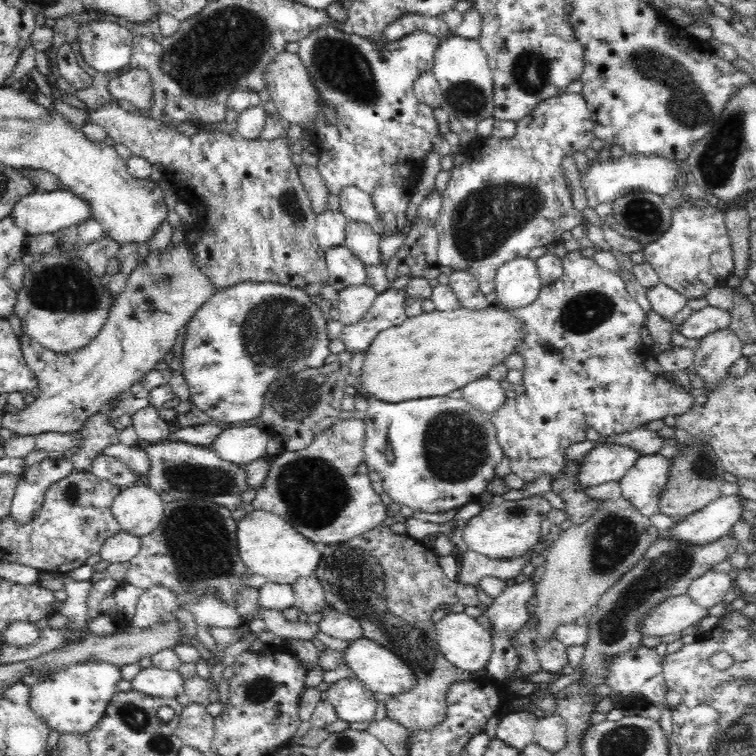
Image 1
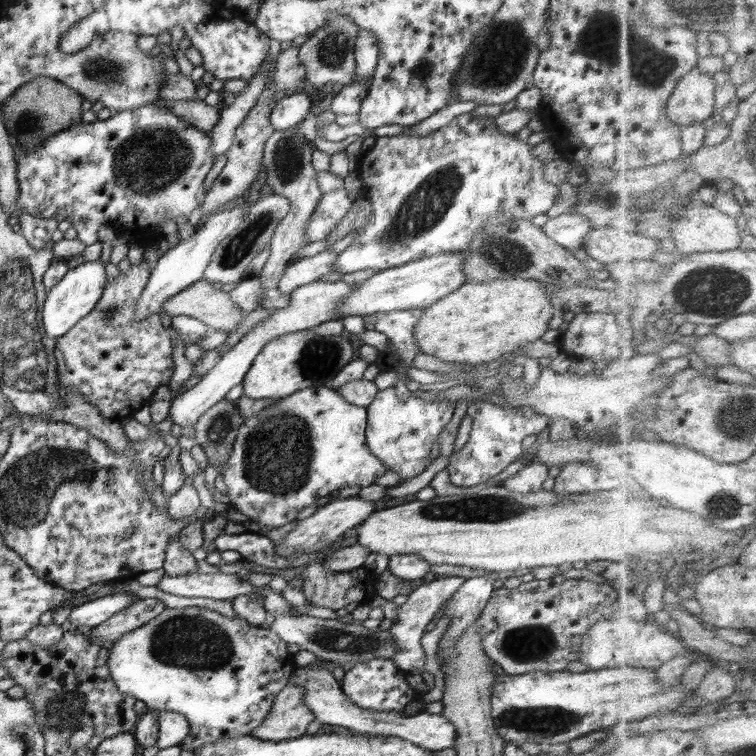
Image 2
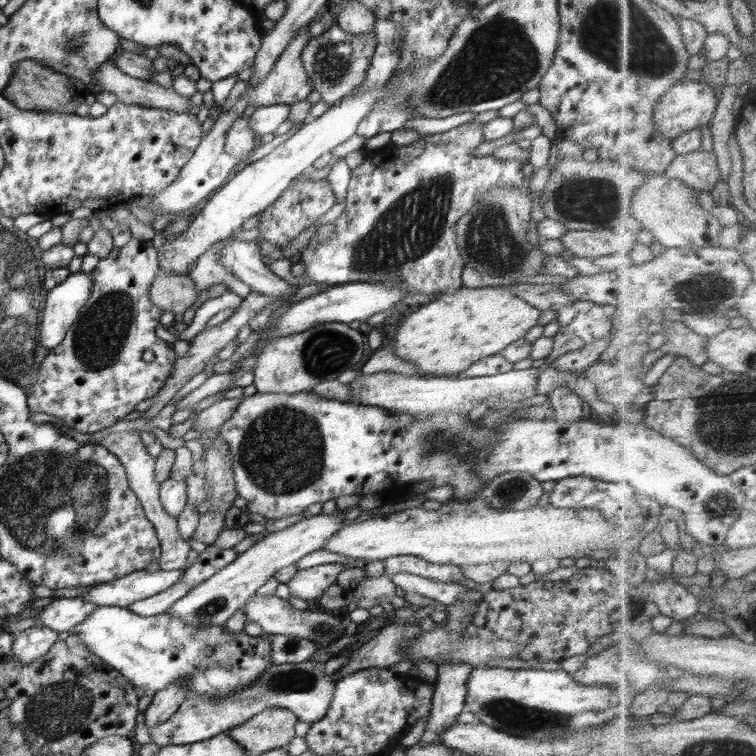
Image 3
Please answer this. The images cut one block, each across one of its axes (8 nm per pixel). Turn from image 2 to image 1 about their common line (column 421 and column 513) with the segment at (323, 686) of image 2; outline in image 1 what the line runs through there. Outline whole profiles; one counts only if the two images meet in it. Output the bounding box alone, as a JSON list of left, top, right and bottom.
[496,711,538,752]

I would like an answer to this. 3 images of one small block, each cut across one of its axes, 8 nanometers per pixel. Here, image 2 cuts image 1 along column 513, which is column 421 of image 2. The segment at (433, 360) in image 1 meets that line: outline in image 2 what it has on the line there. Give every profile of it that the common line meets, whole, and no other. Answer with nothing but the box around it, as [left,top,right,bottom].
[414,278,559,367]

